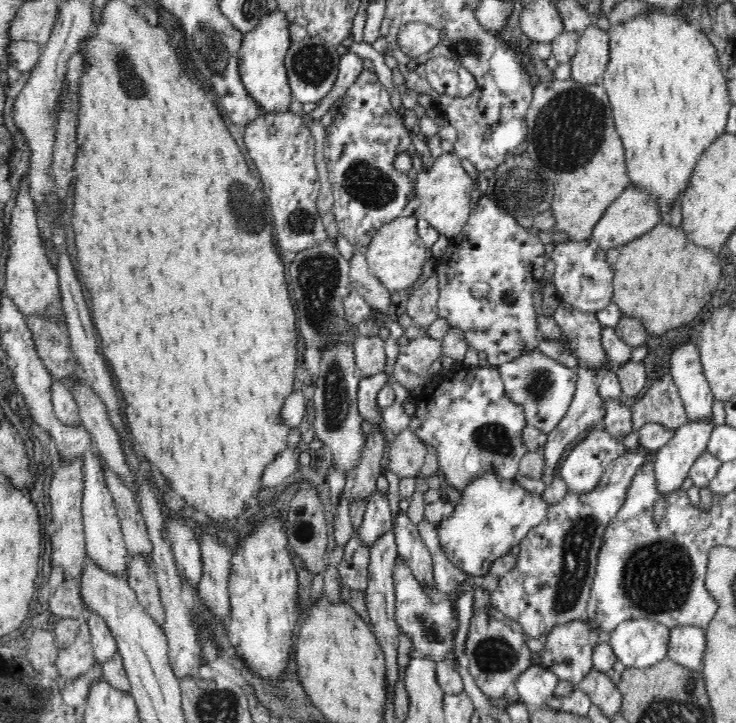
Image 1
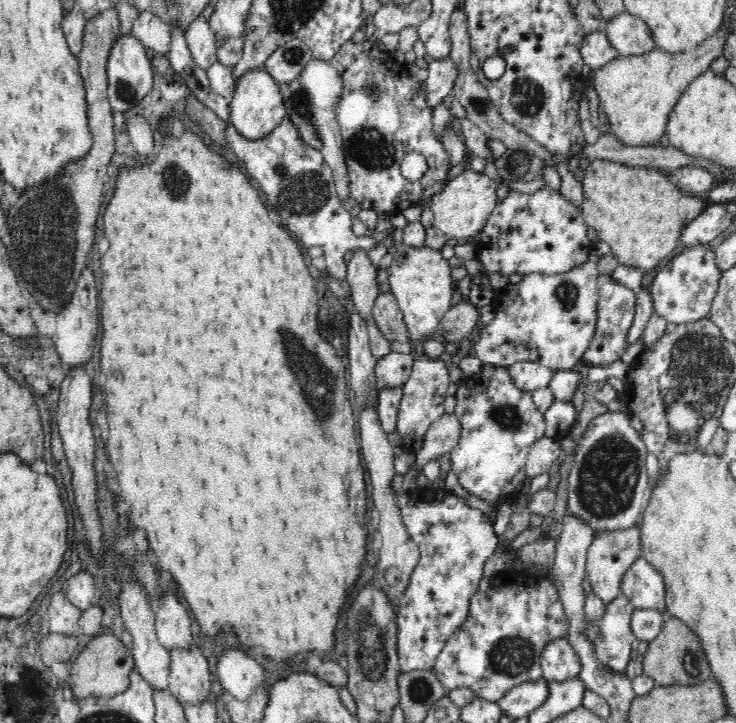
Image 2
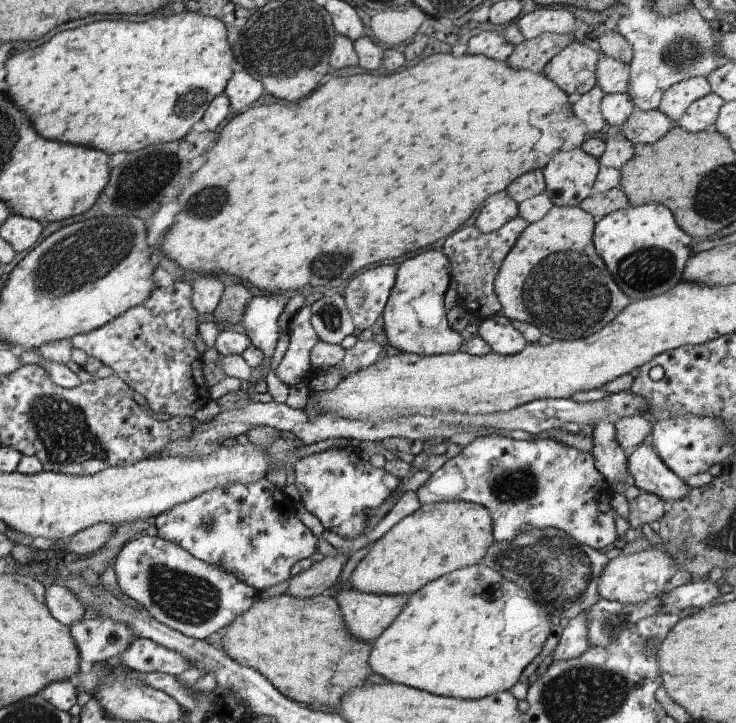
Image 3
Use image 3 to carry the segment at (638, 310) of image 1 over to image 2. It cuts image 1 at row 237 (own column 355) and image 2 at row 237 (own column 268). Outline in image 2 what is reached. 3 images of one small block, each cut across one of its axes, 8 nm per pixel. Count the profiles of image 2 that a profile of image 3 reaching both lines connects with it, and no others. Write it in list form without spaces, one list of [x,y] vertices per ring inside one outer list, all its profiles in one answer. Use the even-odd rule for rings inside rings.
[[[594,159],[582,180],[584,221],[606,242],[620,265],[636,267],[645,274],[676,250],[681,230],[704,209],[701,197],[680,193],[676,183],[656,167],[632,167],[608,159]]]

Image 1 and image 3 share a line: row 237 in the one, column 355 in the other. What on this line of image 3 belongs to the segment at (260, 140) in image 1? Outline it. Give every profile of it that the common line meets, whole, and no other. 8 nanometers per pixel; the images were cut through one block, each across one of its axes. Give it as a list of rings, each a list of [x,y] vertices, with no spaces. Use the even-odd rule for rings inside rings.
[[[393,265],[373,266],[349,280],[341,293],[355,328],[371,328],[381,316],[394,283],[395,269]]]

